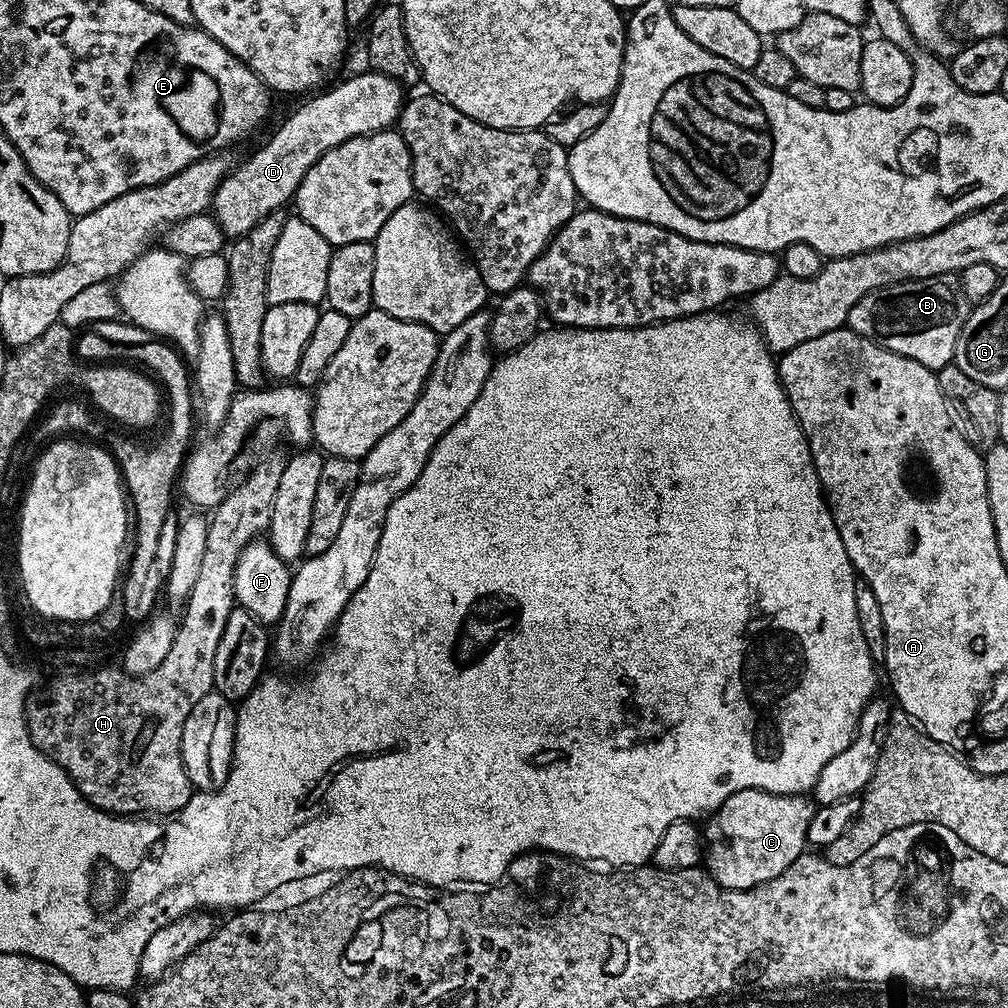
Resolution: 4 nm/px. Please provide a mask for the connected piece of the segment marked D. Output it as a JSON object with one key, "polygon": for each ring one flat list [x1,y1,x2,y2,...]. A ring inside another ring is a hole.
{"polygon":[[365,70,349,80,341,82,337,88,325,87,315,94,309,95,305,104,300,104,284,120,284,125,253,154,249,160,244,160,240,165,233,167,225,176,224,181,218,186,218,190,212,199,211,215,222,226,225,237,235,238,244,236,262,218,266,218,271,212,279,212,285,206,284,203,295,197,302,178,306,178,306,170,326,154,334,146,342,146,355,136,365,136,368,132,383,132,391,129,400,119,400,111,406,103,406,89,394,78,386,78,386,74]]}

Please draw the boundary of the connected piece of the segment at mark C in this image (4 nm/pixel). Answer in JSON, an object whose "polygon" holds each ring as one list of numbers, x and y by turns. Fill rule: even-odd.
{"polygon":[[761,788,738,790,711,813,708,829,703,829,708,875,720,887,739,892,782,876,805,855,810,820,816,809,817,805,804,794,779,796]]}

